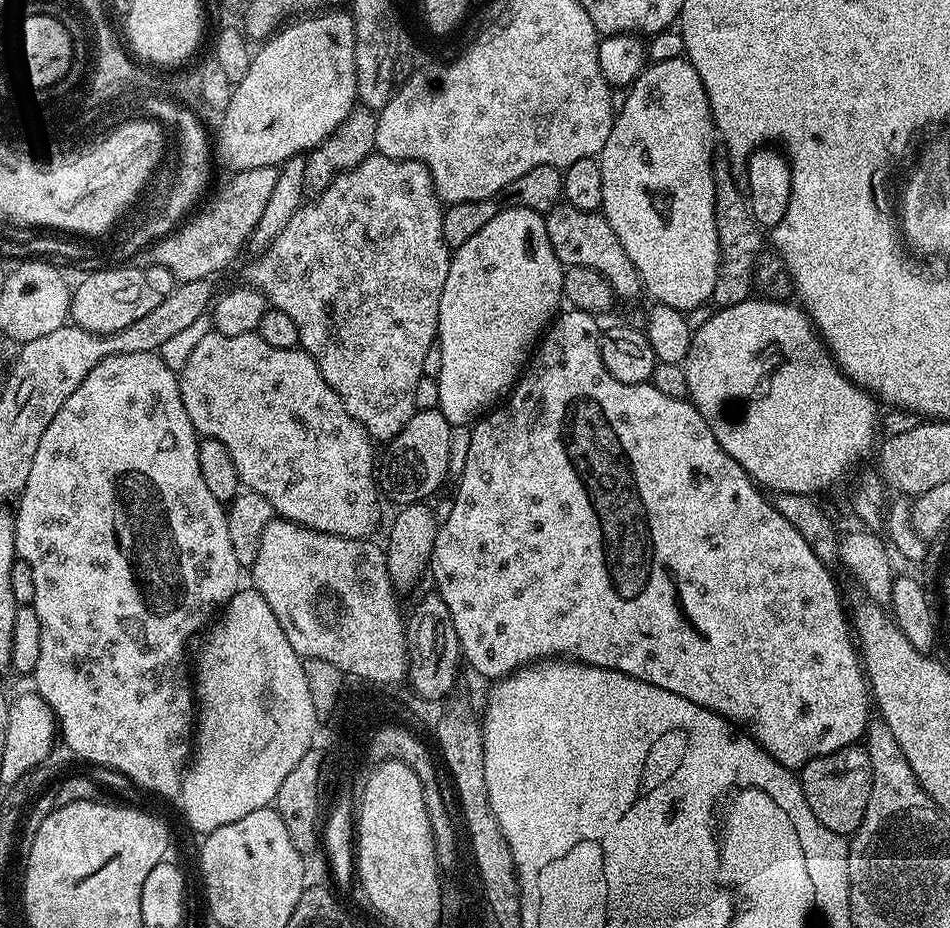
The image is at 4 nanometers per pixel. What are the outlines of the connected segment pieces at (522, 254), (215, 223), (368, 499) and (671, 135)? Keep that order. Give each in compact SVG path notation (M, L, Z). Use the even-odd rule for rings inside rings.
M511 206L501 207L497 216L490 218L490 222L486 222L486 226L482 226L482 230L478 230L478 234L474 234L474 238L470 238L470 242L462 242L462 246L451 253L451 257L450 270L446 274L446 286L442 286L442 302L438 302L436 339L442 352L442 368L438 377L439 409L451 424L471 425L477 417L487 413L520 379L534 345L541 339L542 333L547 329L550 321L557 315L558 309L561 307L559 304L562 304L564 295L565 265L561 264L559 258L554 254L554 246L550 246L550 238L546 234L545 217L529 208Z
M258 166L254 170L231 173L228 181L216 192L216 197L203 201L199 210L192 212L186 220L175 231L168 236L152 244L150 253L162 267L168 272L173 272L177 281L185 280L206 280L215 277L215 272L220 272L223 268L228 268L236 260L236 255L243 250L251 241L252 231L258 226L258 218L266 210L266 202L270 202L270 194L274 191L274 186L278 186L279 167Z
M213 330L206 334L206 338L203 338L202 342L195 347L194 352L186 361L185 368L178 372L178 379L182 394L182 406L186 406L186 414L197 433L201 437L222 442L222 446L226 446L226 450L230 450L230 458L234 458L234 467L238 469L241 485L247 491L262 494L262 498L266 498L266 502L270 502L272 511L277 517L293 520L294 523L301 524L310 530L318 530L342 538L363 540L373 535L372 531L380 524L380 500L382 501L382 493L378 487L378 472L374 467L374 456L372 460L374 441L368 431L348 413L342 398L329 386L326 378L322 378L322 370L318 370L314 358L310 358L308 352L299 346L290 350L277 350L275 346L269 346L267 342L262 342L262 338L255 332L227 336Z
M687 58L667 60L657 64L649 63L644 71L637 76L636 81L630 85L627 92L628 97L625 98L624 105L621 108L619 105L612 121L610 138L606 138L606 146L602 146L598 157L602 170L602 202L604 203L602 214L610 222L610 230L614 230L614 234L618 234L618 242L622 242L626 254L630 254L630 262L634 262L634 266L638 270L643 291L649 292L655 303L676 308L685 314L692 314L695 308L702 307L704 303L707 305L711 301L712 291L720 273L720 243L716 225L716 174L714 159L712 160L712 147L718 144L718 140L714 135L710 102L706 98L702 78L698 78L698 70L694 70L694 66Z

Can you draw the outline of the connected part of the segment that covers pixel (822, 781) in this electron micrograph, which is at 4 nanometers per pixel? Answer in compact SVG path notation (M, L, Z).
M854 743L842 750L834 750L834 754L822 754L822 758L814 758L799 769L798 779L810 810L814 810L814 818L818 818L826 830L834 830L834 834L845 838L858 830L872 789L872 767L867 747Z

